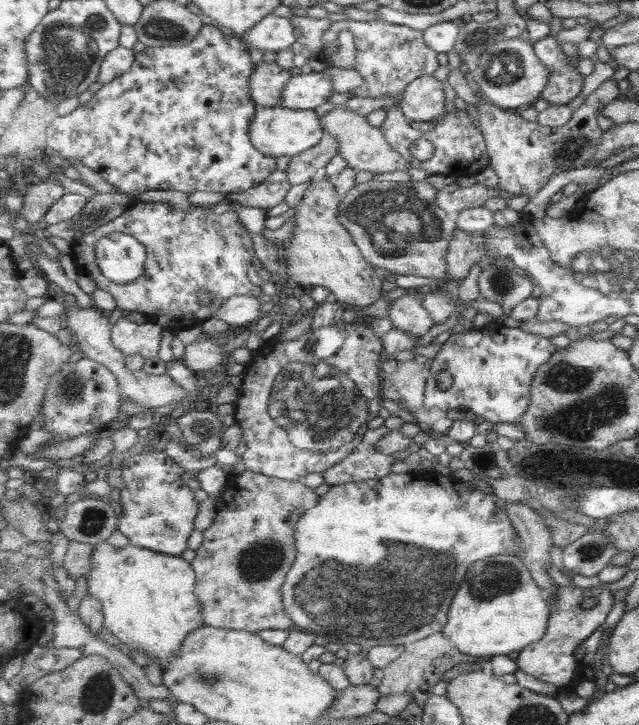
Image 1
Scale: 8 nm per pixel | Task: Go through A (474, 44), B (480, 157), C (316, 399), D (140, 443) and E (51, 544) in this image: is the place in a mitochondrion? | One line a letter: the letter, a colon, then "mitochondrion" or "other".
A: mitochondrion
B: other
C: mitochondrion
D: other
E: other

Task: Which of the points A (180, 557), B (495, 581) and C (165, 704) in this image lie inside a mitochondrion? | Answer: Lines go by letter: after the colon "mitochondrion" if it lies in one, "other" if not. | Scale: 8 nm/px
A: other
B: mitochondrion
C: other

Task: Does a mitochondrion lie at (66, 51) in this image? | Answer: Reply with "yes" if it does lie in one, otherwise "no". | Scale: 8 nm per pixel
yes

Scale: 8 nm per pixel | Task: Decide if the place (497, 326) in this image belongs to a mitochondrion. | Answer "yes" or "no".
no

